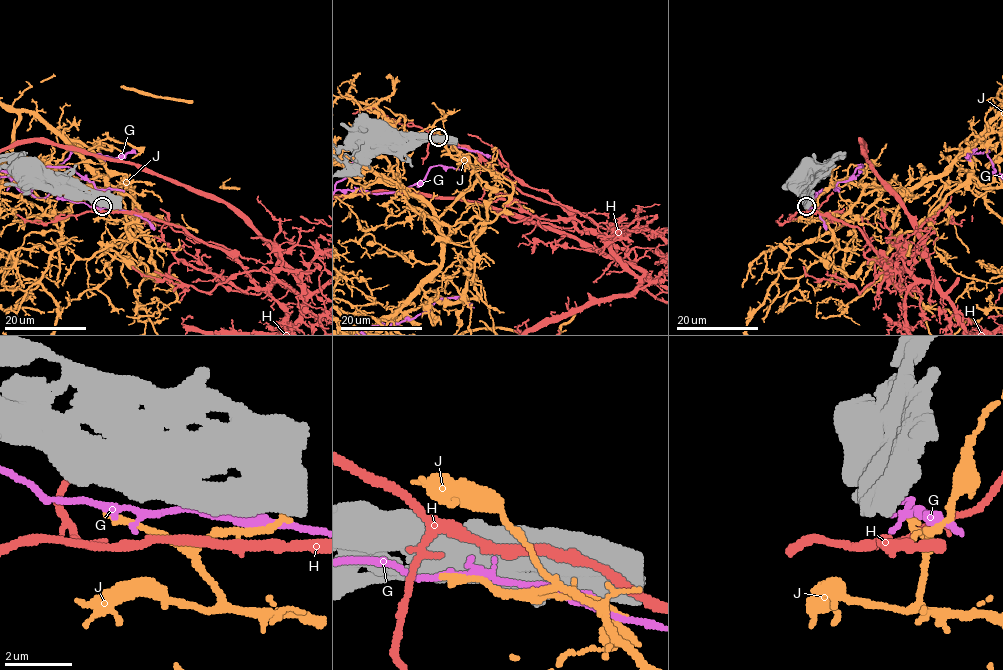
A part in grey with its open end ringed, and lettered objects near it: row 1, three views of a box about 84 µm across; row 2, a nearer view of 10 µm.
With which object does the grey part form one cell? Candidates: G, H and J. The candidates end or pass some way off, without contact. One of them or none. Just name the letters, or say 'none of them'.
none of them

